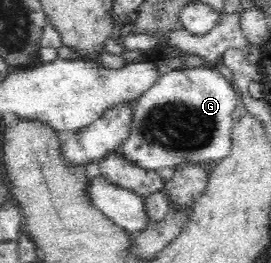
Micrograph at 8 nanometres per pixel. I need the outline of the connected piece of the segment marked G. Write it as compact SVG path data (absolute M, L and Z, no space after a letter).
M215 64L171 69L160 74L155 82L137 98L131 136L117 149L123 151L123 155L129 157L131 163L147 169L158 170L169 167L174 170L174 166L183 161L199 161L201 165L211 166L227 156L230 151L233 126L231 114L240 101L241 97L233 82L229 82Z

